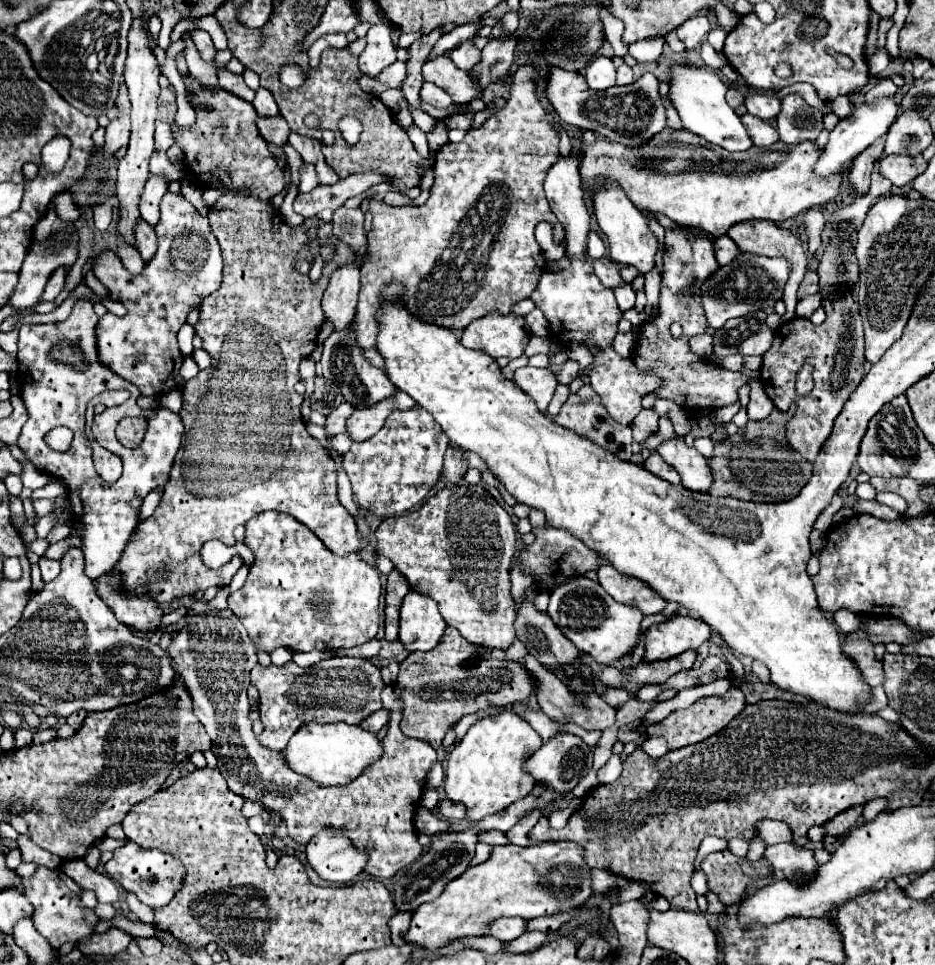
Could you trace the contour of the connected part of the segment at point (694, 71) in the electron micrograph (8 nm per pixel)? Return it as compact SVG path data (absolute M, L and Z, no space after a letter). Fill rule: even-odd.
M677 65L677 67L673 67L669 79L671 79L669 99L671 99L673 107L677 109L681 121L683 121L683 127L687 131L691 131L691 133L703 137L705 141L719 145L727 151L747 151L753 145L741 119L725 101L727 83L719 75L699 69L699 67Z

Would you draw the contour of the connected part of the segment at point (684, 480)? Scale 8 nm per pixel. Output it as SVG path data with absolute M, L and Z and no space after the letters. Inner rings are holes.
M673 437L663 441L657 447L657 453L677 469L681 475L681 485L693 491L707 491L711 485L711 469L707 459L695 449L689 447L683 437Z

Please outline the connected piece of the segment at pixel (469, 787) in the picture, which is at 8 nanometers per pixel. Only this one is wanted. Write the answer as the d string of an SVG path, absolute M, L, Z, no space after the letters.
M501 709L493 717L475 721L467 735L455 743L447 757L445 793L447 799L467 805L467 819L479 821L503 811L507 805L525 797L533 789L533 777L523 771L527 757L541 745L541 735L513 709Z

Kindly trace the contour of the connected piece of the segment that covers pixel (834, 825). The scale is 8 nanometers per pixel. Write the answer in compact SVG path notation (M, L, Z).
M855 805L851 809L845 809L843 813L833 817L831 821L827 821L823 825L823 829L825 829L827 835L843 837L843 835L847 835L859 823L859 817L863 817L863 805Z

